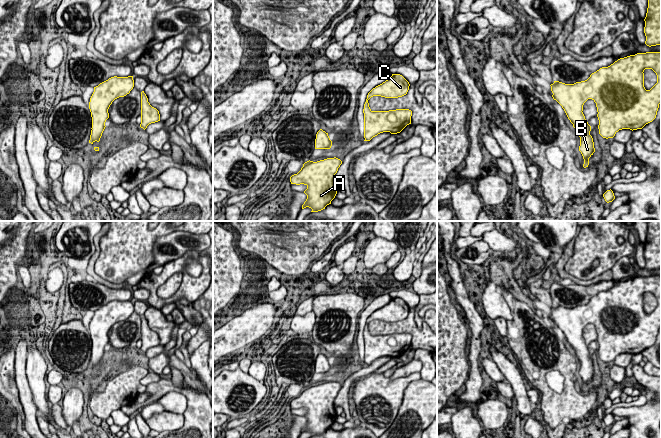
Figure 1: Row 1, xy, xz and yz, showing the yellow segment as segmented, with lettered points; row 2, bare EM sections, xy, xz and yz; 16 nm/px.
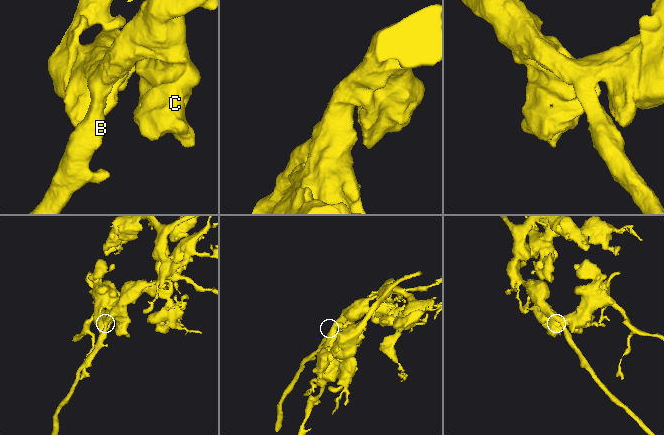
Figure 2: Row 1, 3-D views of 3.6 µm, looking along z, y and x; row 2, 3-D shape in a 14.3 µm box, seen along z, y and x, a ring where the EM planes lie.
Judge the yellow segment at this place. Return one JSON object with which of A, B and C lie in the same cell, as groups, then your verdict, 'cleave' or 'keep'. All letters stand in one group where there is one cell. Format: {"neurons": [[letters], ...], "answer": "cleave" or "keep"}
{"neurons": [["A", "B", "C"]], "answer": "keep"}

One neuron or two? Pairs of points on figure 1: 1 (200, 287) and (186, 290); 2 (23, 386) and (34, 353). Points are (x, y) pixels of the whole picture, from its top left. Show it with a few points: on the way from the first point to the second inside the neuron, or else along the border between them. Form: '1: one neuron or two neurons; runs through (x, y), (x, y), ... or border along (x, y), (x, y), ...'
1: one neuron; runs through (197, 287), (189, 289)
2: two neurons; border along (27, 351), (26, 378), (33, 398)

